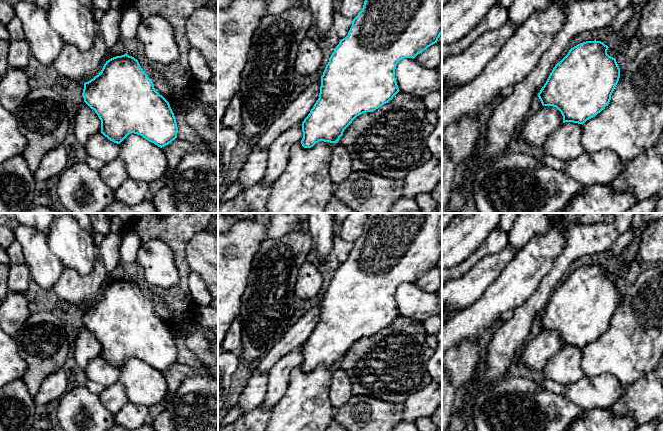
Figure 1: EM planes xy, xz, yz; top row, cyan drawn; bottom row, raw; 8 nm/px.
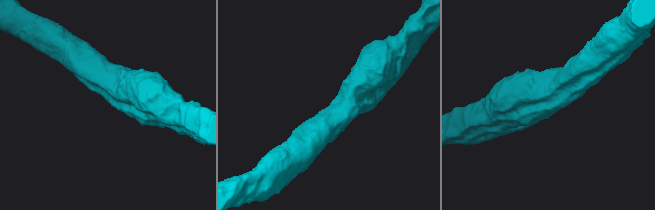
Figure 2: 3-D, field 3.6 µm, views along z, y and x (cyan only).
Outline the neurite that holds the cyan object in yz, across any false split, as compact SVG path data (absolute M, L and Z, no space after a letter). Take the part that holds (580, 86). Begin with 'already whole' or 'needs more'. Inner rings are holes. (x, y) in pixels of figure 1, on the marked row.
already whole; M596 40L580 43L553 68L538 97L543 106L553 106L561 112L563 123L583 125L608 106L620 78L620 68L616 58L607 54L608 48Z

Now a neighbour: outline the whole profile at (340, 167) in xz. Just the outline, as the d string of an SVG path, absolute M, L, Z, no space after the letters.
M335 144L329 165L329 176L335 185L344 181L352 172L351 157L345 147Z

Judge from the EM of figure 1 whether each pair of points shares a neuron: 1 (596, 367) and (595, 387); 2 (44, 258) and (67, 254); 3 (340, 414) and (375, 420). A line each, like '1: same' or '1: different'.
1: different
2: different
3: same

